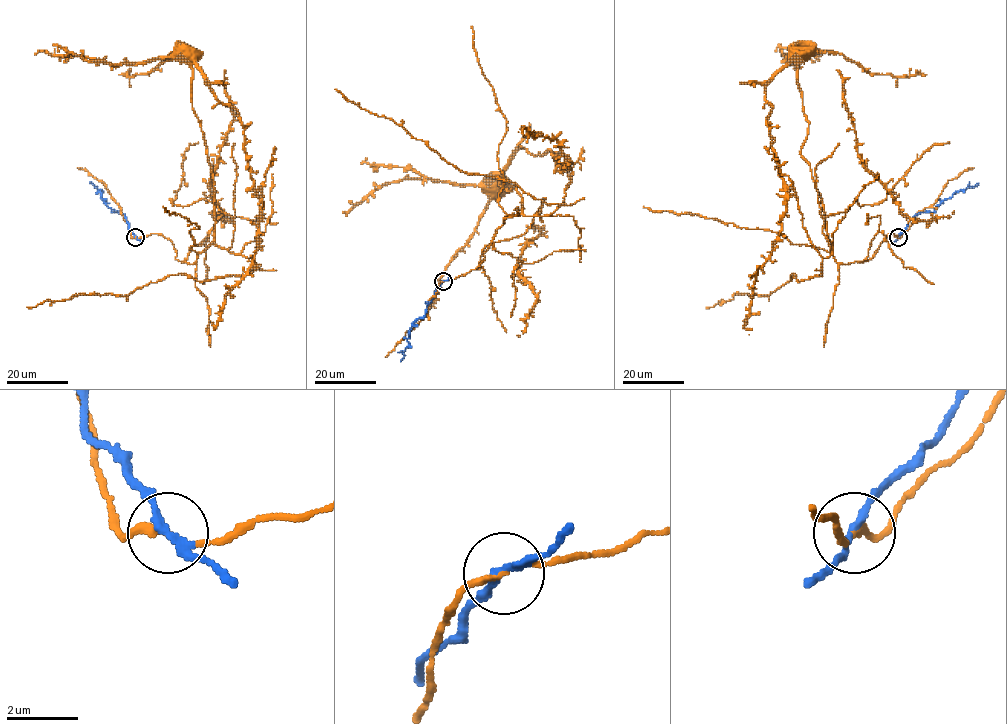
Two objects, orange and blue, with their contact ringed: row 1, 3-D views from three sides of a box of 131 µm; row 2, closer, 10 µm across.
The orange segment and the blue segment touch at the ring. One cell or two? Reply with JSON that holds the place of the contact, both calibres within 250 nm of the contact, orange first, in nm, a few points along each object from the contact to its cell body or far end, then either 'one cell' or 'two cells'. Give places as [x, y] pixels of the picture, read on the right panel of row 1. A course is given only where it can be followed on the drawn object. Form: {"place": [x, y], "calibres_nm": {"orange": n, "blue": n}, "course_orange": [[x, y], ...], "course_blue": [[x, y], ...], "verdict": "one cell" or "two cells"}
{"place": [898, 237], "calibres_nm": {"orange": 140, "blue": 200}, "course_orange": [[898, 237], [889, 234], [862, 262], [836, 261], [820, 194], [801, 155], [809, 123], [797, 82], [800, 47]], "course_blue": [[898, 237], [919, 212], [934, 212], [960, 189], [979, 183]], "verdict": "two cells"}

